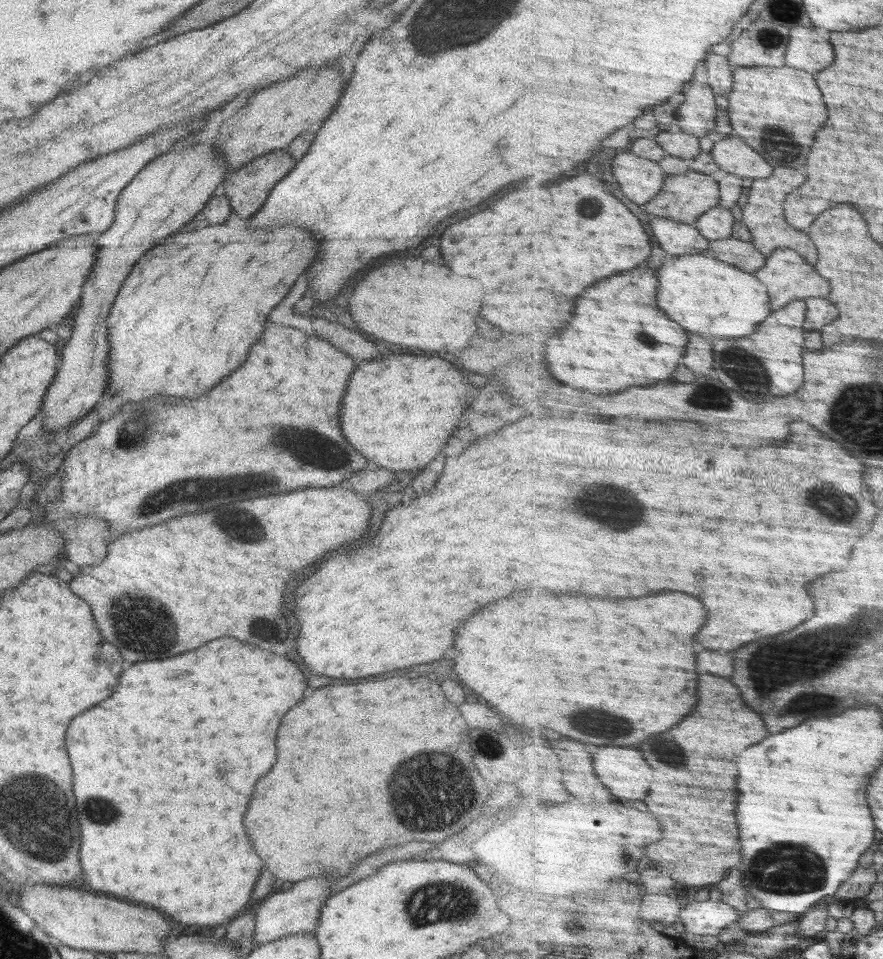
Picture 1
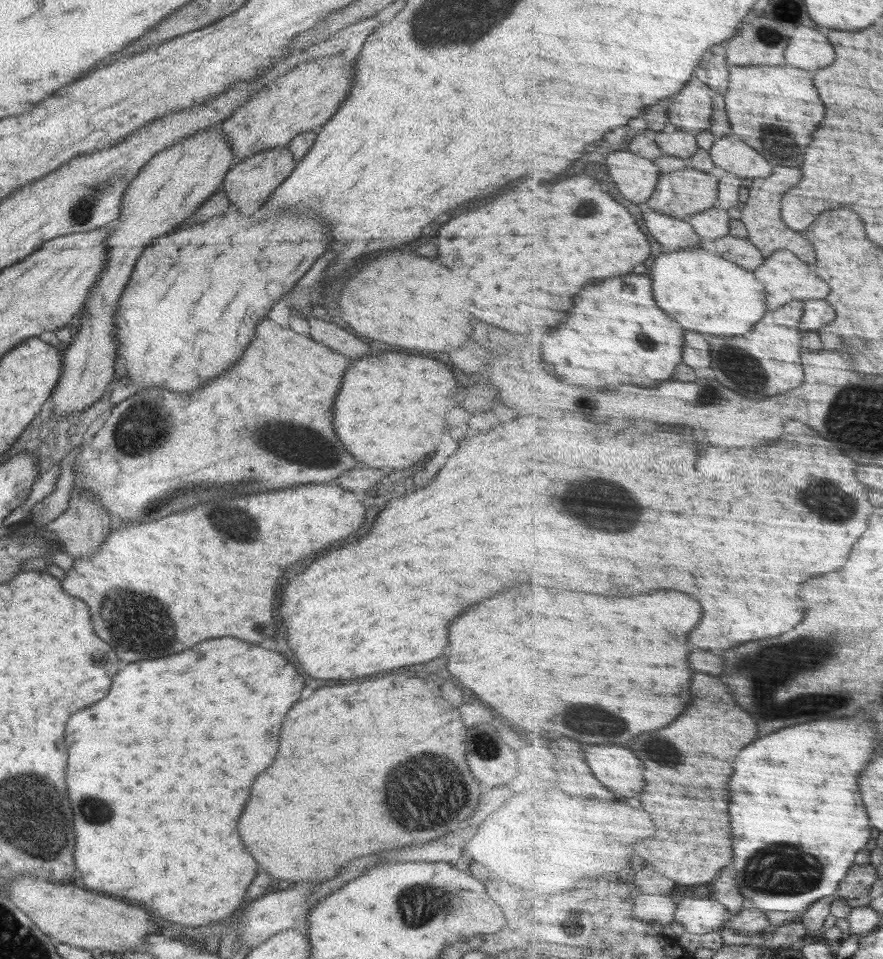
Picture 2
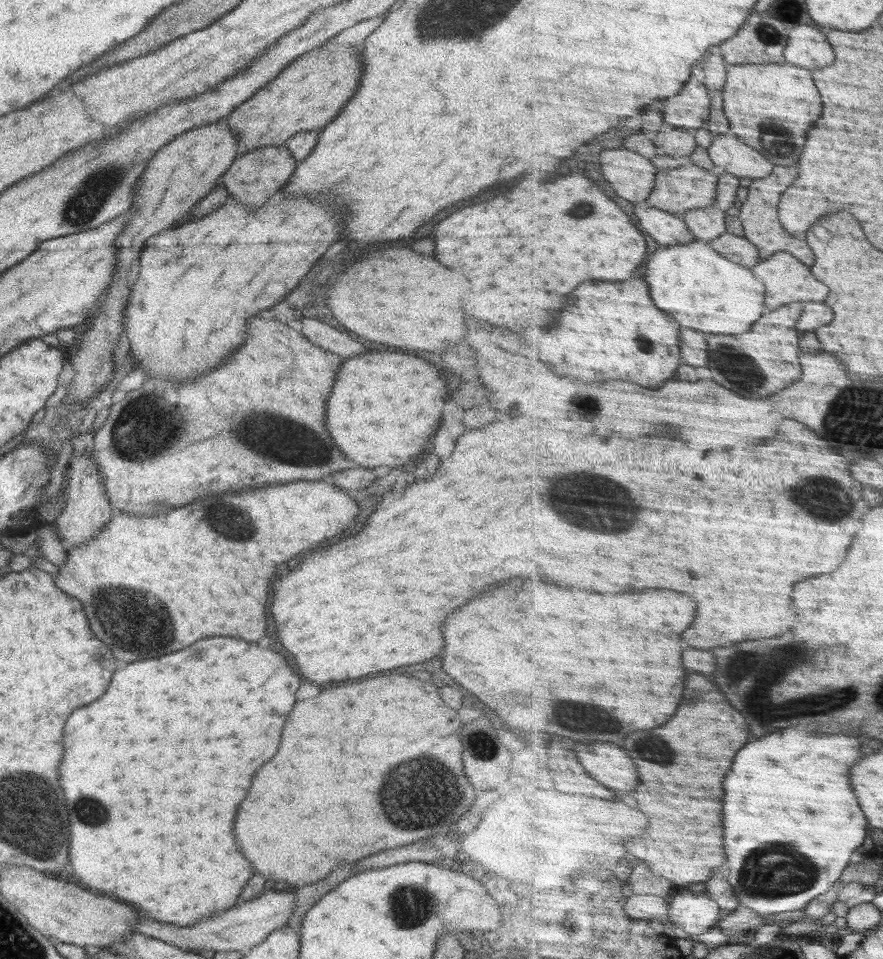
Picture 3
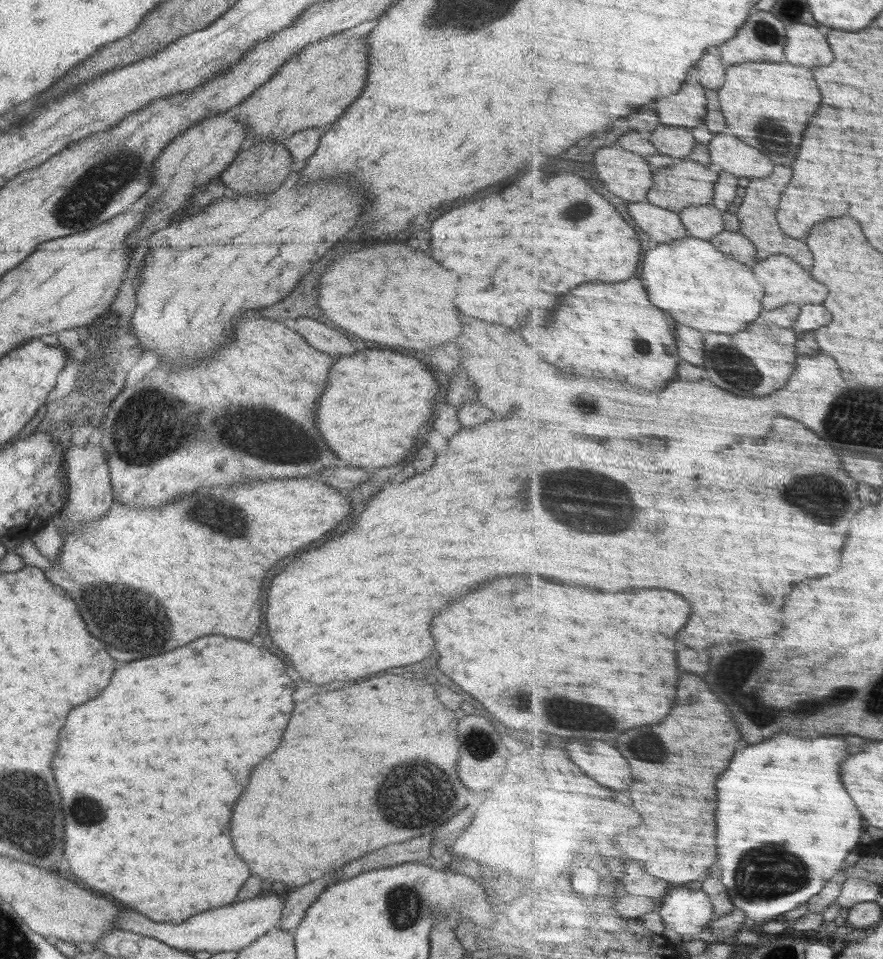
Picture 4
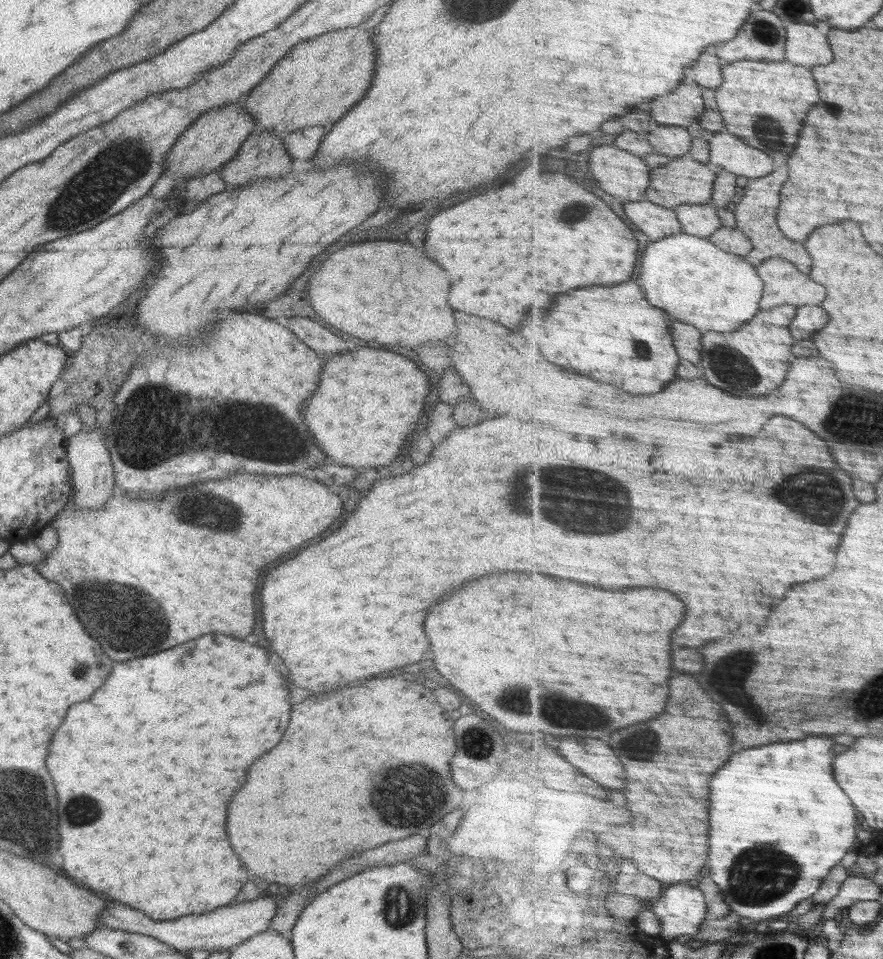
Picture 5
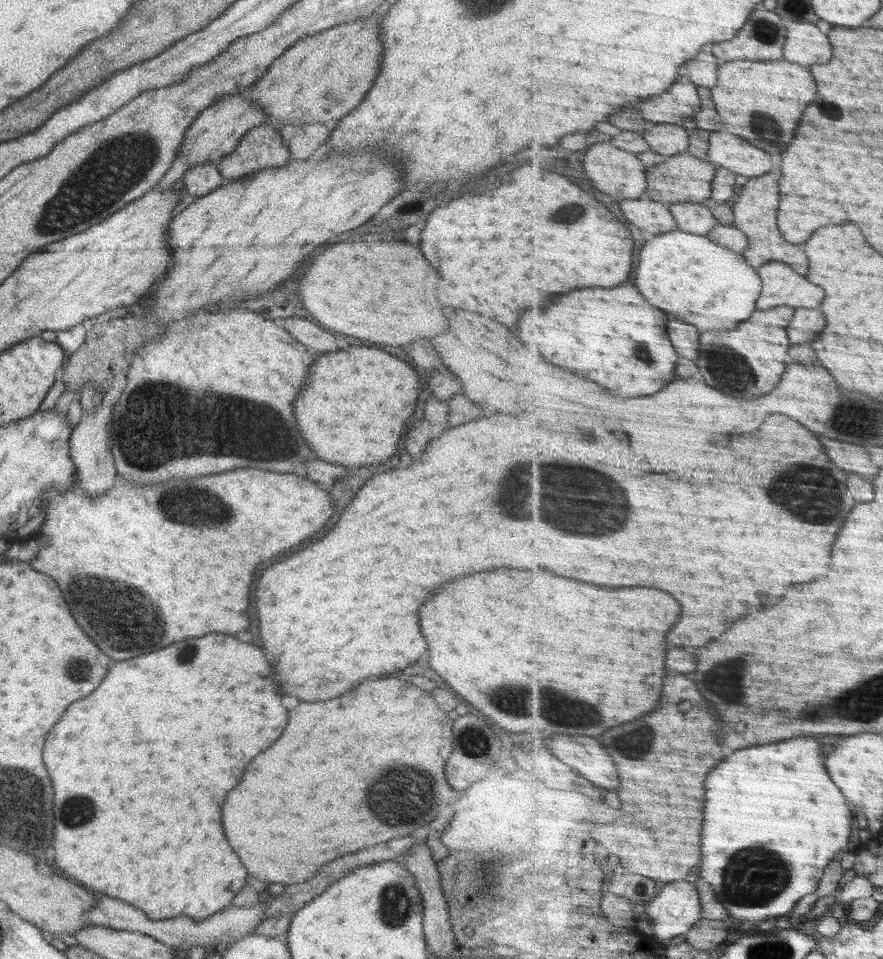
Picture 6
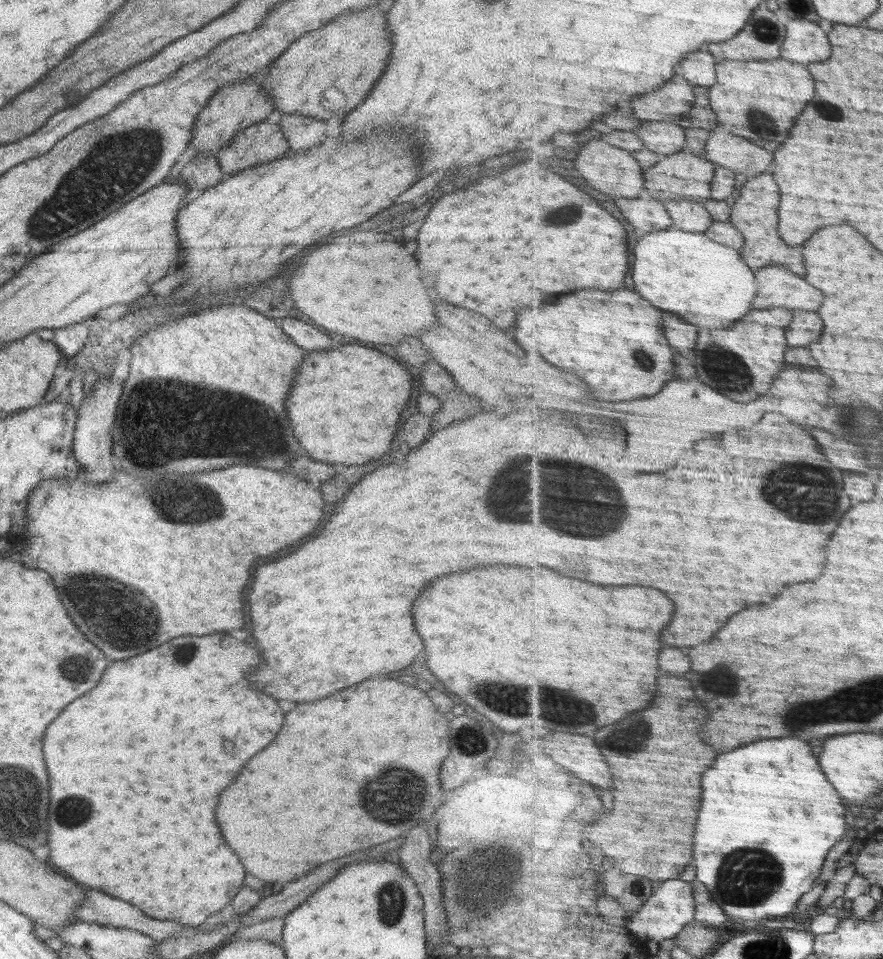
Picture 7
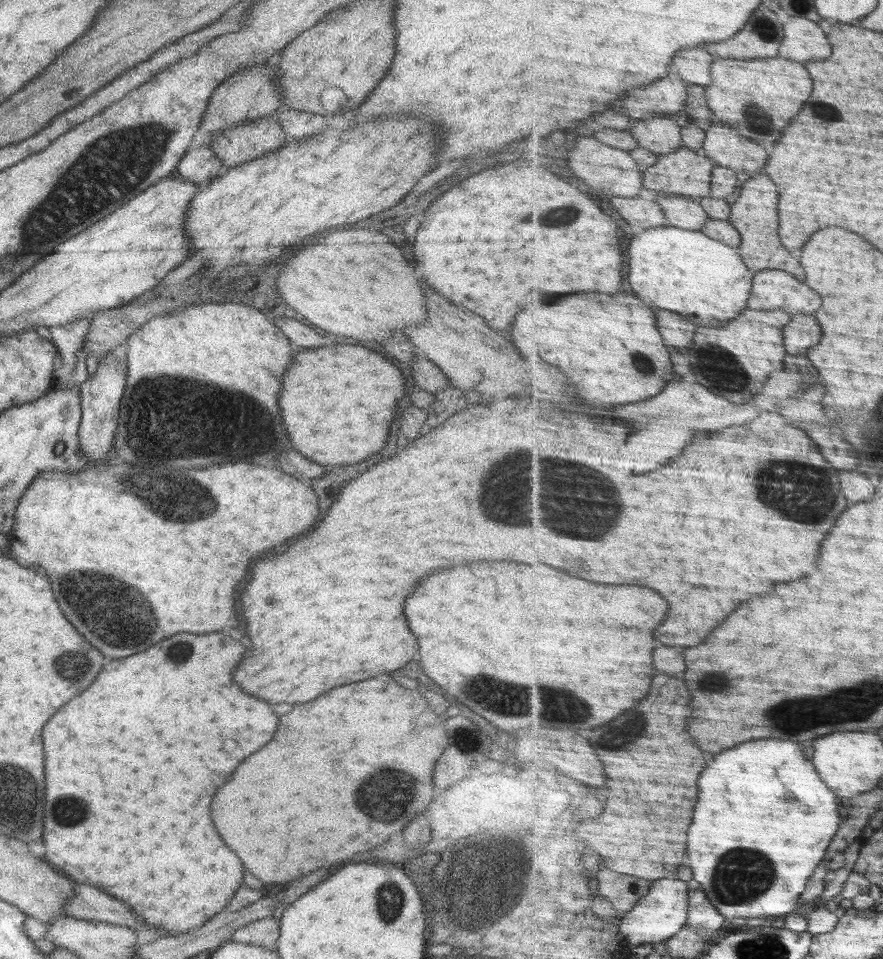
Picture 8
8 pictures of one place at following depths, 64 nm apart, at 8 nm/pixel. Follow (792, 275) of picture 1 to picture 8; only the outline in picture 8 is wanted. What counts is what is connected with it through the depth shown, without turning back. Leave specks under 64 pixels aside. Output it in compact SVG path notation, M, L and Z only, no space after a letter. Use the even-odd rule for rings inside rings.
M764 270L755 275L749 308L765 311L784 309L790 314L814 314L822 308L822 296L784 270Z

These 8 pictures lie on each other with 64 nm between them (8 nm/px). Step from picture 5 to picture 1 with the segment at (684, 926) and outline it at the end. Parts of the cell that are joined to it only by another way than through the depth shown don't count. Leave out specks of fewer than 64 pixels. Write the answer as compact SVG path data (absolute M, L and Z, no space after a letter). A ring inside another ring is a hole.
M711 898L706 901L692 901L684 906L680 913L686 932L717 937L728 929L730 924L740 922L742 916L734 905L724 901L714 902Z

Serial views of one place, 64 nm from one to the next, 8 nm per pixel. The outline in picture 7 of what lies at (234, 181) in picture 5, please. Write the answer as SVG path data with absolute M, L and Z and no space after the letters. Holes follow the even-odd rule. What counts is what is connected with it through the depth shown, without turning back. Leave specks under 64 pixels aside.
M275 117L252 124L220 147L216 158L227 176L284 157L290 146Z

